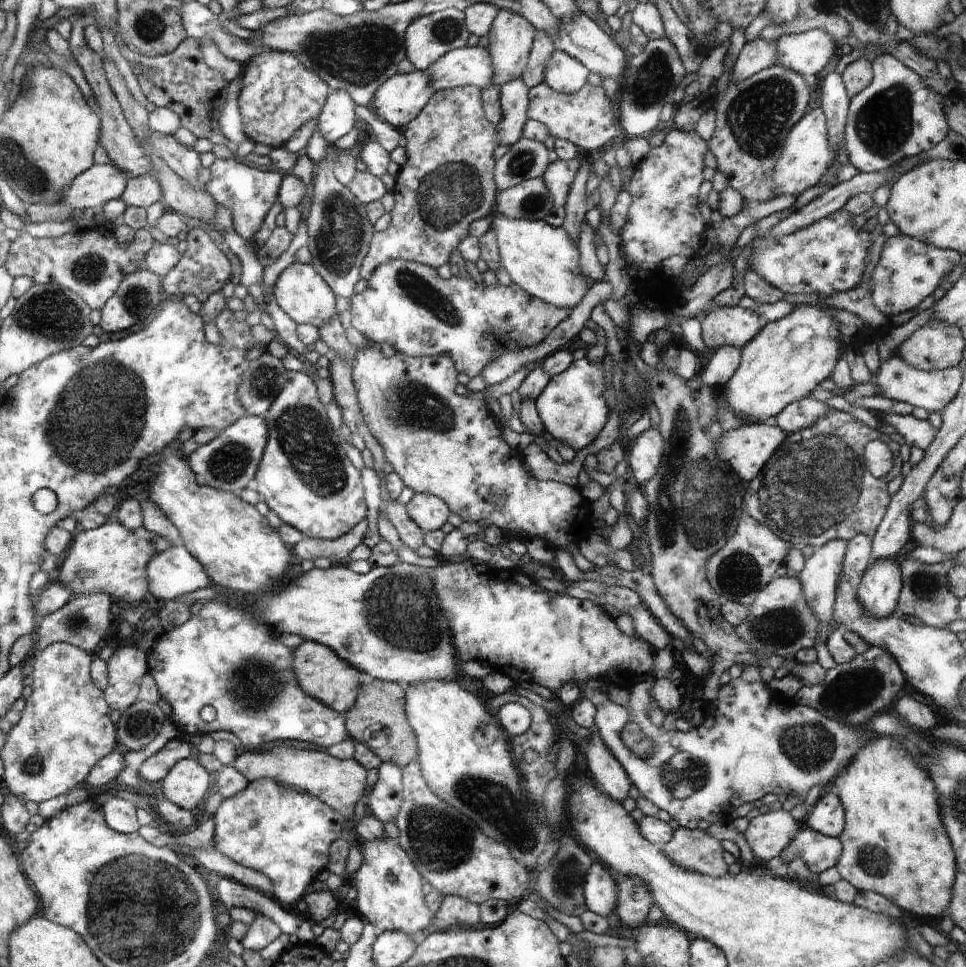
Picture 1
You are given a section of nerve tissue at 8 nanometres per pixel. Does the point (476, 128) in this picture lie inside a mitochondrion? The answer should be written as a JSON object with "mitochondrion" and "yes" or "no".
{"mitochondrion":"no"}

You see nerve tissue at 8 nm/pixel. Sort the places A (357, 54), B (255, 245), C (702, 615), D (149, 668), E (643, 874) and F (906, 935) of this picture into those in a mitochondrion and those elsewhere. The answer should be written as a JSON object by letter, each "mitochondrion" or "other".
{"A":"mitochondrion","B":"other","C":"other","D":"other","E":"other","F":"other"}

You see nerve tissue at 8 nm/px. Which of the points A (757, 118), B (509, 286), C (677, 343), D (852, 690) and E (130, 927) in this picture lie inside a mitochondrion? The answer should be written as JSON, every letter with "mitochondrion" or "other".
{"A":"mitochondrion","B":"other","C":"other","D":"mitochondrion","E":"mitochondrion"}

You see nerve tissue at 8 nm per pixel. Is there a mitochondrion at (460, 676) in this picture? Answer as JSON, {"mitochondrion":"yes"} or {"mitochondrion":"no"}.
{"mitochondrion":"no"}

